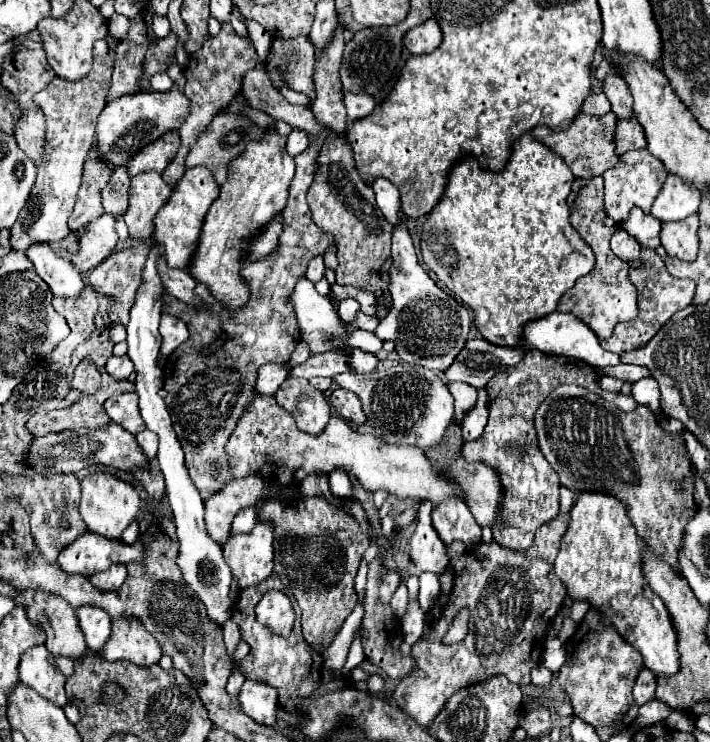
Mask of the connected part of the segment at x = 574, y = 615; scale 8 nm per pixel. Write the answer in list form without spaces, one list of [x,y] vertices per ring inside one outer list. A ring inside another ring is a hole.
[[[577,601],[574,602],[573,605],[560,616],[562,620],[571,618],[572,620],[575,620],[577,624],[579,624],[584,619],[584,616],[590,608],[589,603],[586,601]]]

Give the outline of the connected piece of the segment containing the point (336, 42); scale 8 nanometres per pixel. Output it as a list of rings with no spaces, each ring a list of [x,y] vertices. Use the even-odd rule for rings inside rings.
[[[337,15],[335,33],[315,61],[315,71],[313,71],[315,99],[311,103],[315,121],[319,121],[323,127],[331,129],[337,135],[341,135],[347,129],[343,87],[339,81],[339,65],[341,65],[343,47],[345,47],[343,31],[345,31],[345,25]]]

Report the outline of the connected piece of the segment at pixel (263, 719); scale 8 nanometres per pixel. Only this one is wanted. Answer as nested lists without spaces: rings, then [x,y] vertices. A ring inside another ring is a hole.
[[[247,679],[243,683],[237,699],[239,699],[243,711],[257,723],[263,723],[263,725],[275,723],[279,701],[277,701],[277,691],[271,685]]]

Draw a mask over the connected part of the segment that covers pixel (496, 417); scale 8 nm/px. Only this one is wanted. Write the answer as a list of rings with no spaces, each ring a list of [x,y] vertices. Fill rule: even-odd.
[[[531,349],[517,365],[507,367],[505,371],[499,371],[499,375],[489,379],[485,391],[489,395],[489,405],[495,409],[491,409],[489,413],[489,423],[483,433],[483,439],[477,439],[475,443],[463,443],[461,449],[465,461],[469,463],[481,461],[489,465],[497,471],[501,479],[503,487],[503,499],[499,501],[501,519],[495,521],[493,539],[501,547],[511,551],[527,551],[533,543],[535,531],[543,523],[555,519],[559,513],[559,487],[561,487],[559,477],[555,475],[555,471],[551,471],[551,465],[541,457],[535,439],[533,413],[535,407],[543,401],[543,395],[547,395],[547,391],[553,391],[563,383],[575,383],[587,387],[589,391],[603,393],[605,399],[611,399],[621,411],[633,411],[637,407],[631,395],[617,395],[599,389],[597,373],[591,365],[579,359],[553,357]]]

